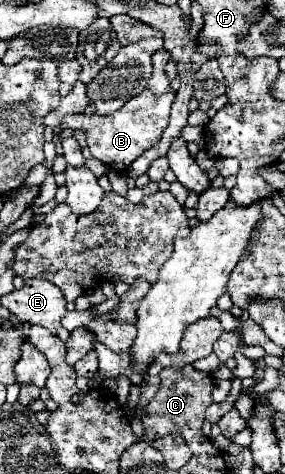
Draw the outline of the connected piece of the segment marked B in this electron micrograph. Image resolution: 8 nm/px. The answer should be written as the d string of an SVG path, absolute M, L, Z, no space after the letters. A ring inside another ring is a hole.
M159 49L153 55L153 75L151 75L147 87L139 95L135 95L131 101L127 101L119 111L105 115L105 117L99 117L95 113L93 115L77 113L73 117L65 117L61 127L63 129L67 129L67 127L83 129L87 133L89 151L95 159L103 161L109 169L127 171L129 165L141 153L145 153L149 147L153 147L161 139L165 127L169 125L169 111L175 101L175 91L171 87L171 81L165 75L167 61L169 61L169 53L165 49Z

